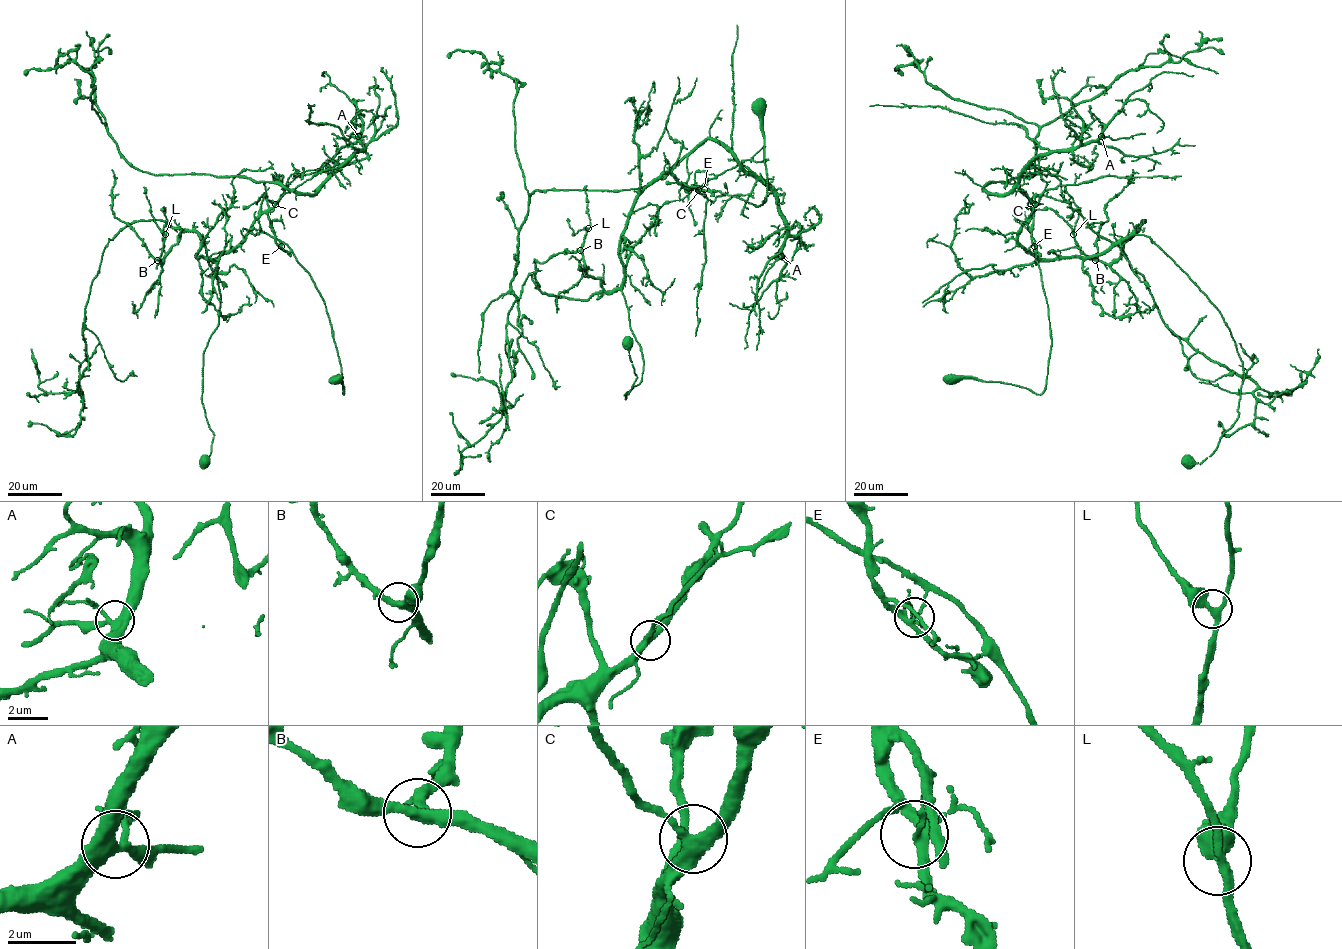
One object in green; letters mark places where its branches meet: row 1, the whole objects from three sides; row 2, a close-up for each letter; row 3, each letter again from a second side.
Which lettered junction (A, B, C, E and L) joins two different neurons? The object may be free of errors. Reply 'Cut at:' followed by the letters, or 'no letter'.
Cut at: E

